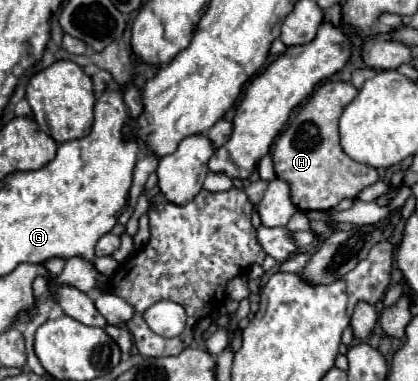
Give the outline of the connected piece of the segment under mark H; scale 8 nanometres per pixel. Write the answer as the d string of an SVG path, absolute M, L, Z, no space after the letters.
M350 82L322 84L274 144L272 156L276 176L290 184L292 200L300 210L336 208L340 200L354 198L362 188L374 184L380 178L372 166L354 162L340 148L338 118L342 108L350 104L356 94L358 90Z

